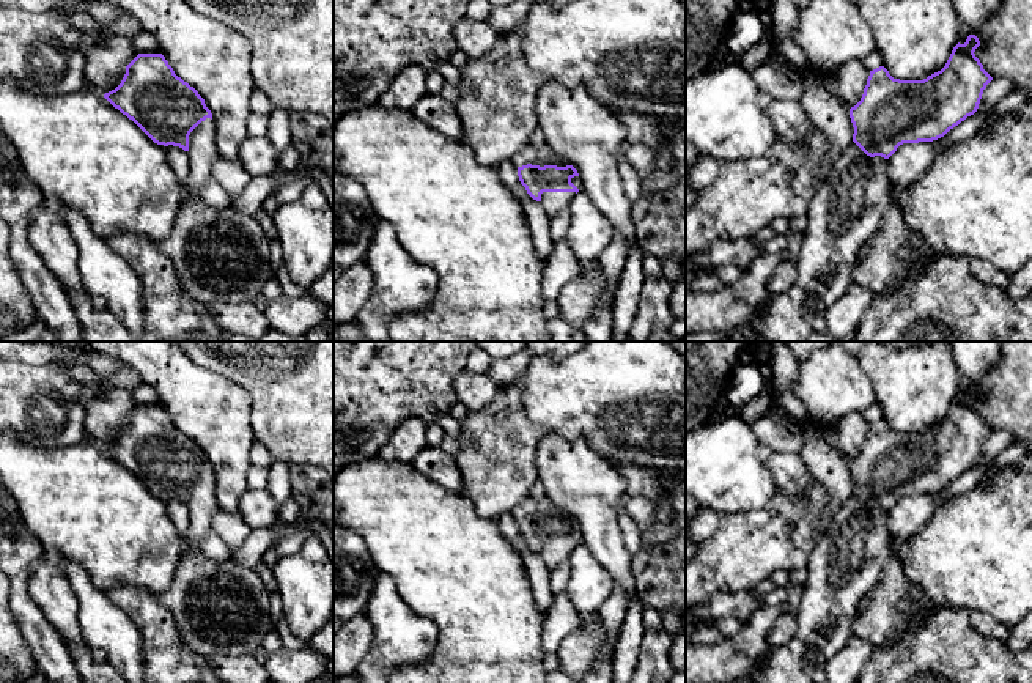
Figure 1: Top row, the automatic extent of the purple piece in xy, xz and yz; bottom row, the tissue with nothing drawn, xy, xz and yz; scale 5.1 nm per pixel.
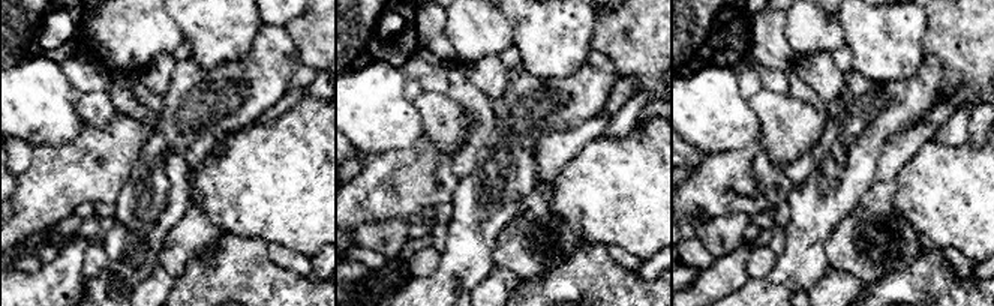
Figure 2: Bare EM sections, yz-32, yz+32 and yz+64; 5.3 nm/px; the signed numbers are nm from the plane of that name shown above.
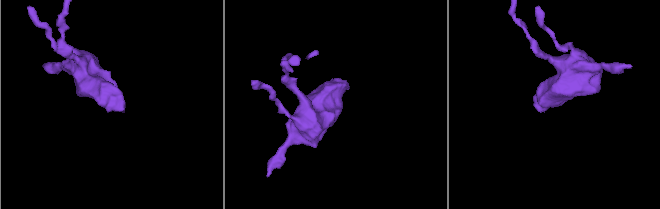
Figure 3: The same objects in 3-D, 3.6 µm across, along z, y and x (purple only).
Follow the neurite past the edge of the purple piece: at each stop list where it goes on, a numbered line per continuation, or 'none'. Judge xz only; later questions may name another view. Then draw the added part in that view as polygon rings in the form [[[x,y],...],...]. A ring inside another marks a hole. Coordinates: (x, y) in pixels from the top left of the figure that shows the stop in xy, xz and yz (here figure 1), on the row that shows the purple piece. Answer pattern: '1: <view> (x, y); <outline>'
1: xz (541, 156); [[[529,145],[521,153],[514,154],[511,159],[511,164],[518,168],[527,164],[532,165],[557,165],[557,167],[566,167],[571,165],[568,161],[558,157],[554,151],[551,151],[546,145],[541,148],[533,148]]]

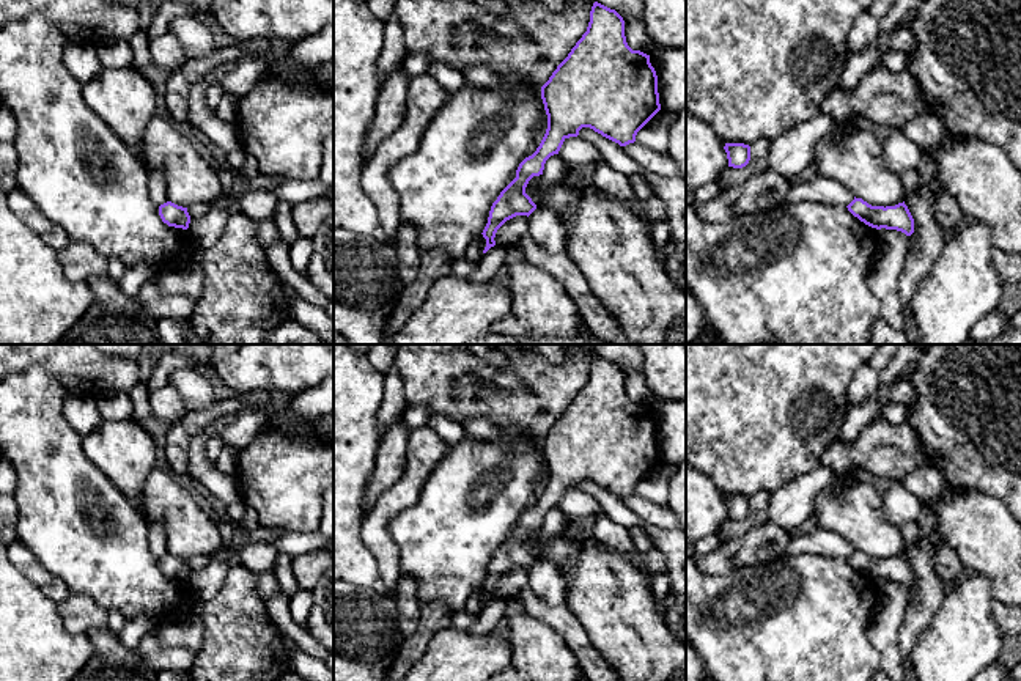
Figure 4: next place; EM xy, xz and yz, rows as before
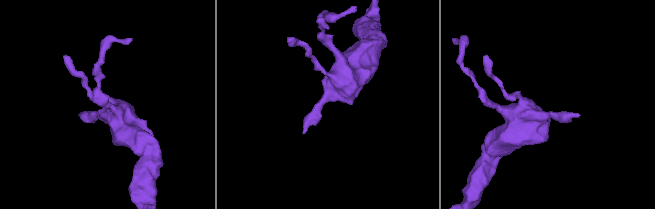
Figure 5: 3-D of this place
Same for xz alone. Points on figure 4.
none

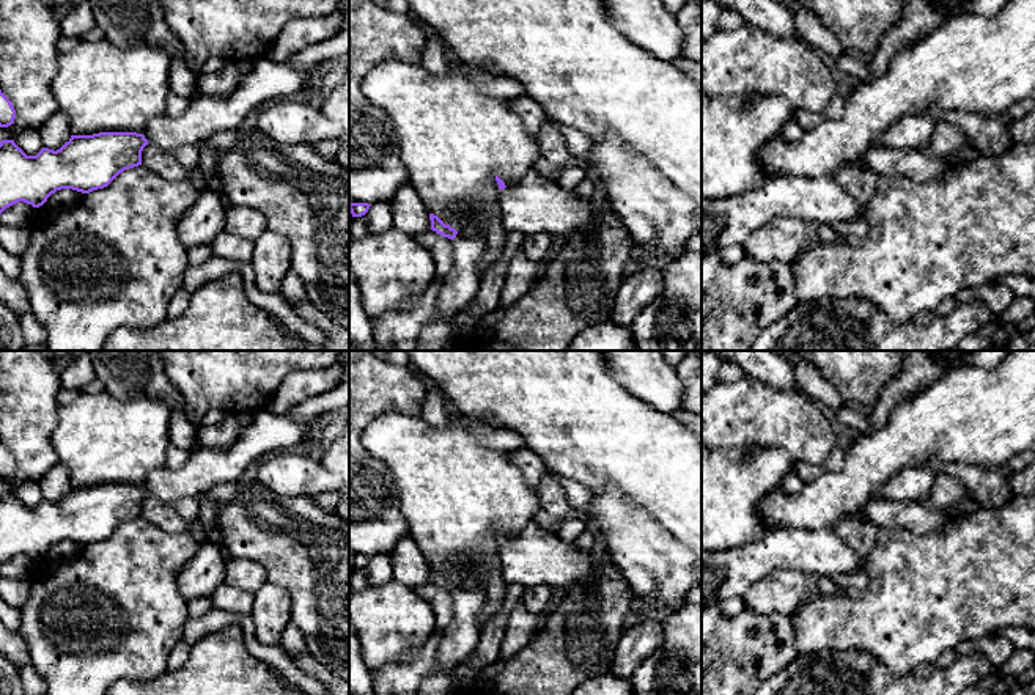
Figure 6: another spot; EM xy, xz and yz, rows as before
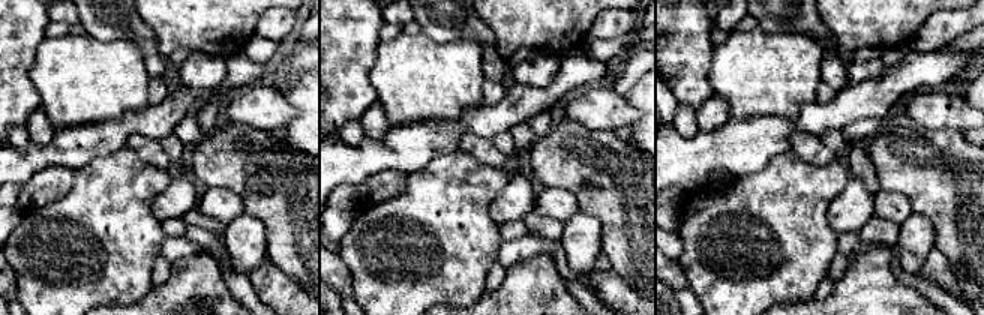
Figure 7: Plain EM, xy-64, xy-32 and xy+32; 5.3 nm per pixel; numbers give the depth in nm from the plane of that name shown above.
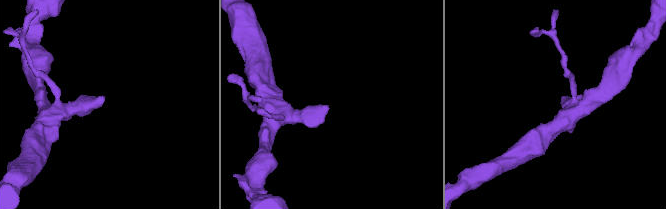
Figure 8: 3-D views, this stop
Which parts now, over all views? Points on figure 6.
1: xy (269, 80); [[[264,57],[230,96],[197,94],[181,116],[160,115],[149,120],[143,135],[167,153],[187,145],[198,146],[217,132],[239,129],[250,112],[293,97],[307,86],[308,74],[310,69]]]

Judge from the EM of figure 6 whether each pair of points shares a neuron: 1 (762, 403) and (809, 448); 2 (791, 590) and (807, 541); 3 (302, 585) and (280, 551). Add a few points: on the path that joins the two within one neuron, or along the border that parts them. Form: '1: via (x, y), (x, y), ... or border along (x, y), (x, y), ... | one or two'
1: via (773, 414), (798, 437) | one
2: border along (806, 574), (796, 569), (776, 568), (762, 579) | two
3: via (302, 577), (302, 573), (288, 558) | one

